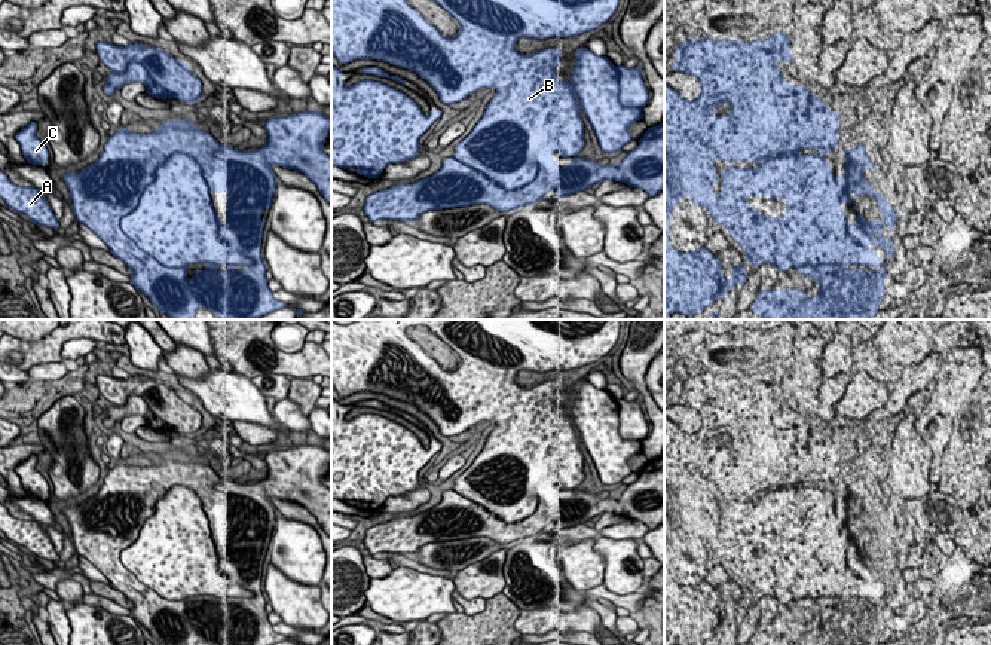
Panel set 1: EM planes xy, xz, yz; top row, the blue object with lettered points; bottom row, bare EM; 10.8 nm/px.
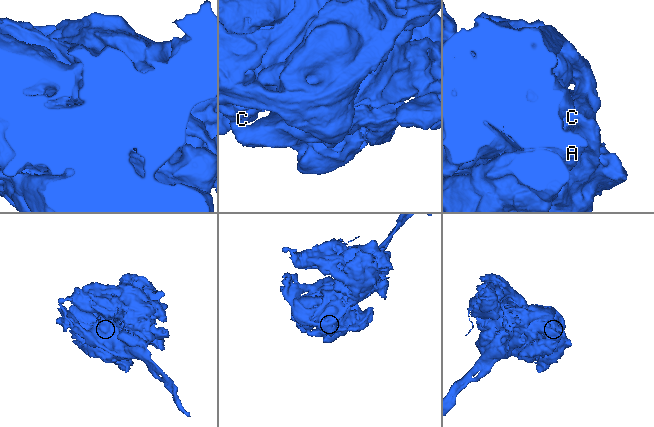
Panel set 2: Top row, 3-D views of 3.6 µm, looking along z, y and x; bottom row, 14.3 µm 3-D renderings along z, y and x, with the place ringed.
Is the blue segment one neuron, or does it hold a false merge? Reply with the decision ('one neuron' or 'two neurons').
two neurons

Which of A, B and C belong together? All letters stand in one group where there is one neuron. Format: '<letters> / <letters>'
A B / C

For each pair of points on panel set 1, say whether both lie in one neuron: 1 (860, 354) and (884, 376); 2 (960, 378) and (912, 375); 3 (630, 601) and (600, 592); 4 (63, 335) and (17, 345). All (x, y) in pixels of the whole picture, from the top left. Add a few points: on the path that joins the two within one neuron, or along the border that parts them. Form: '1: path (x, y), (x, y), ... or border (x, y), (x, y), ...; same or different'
1: path (866, 358), (880, 370); same
2: border (941, 355), (941, 369), (930, 382); different
3: path (623, 601), (608, 595); same
4: path (51, 345), (48, 348), (28, 348); same

